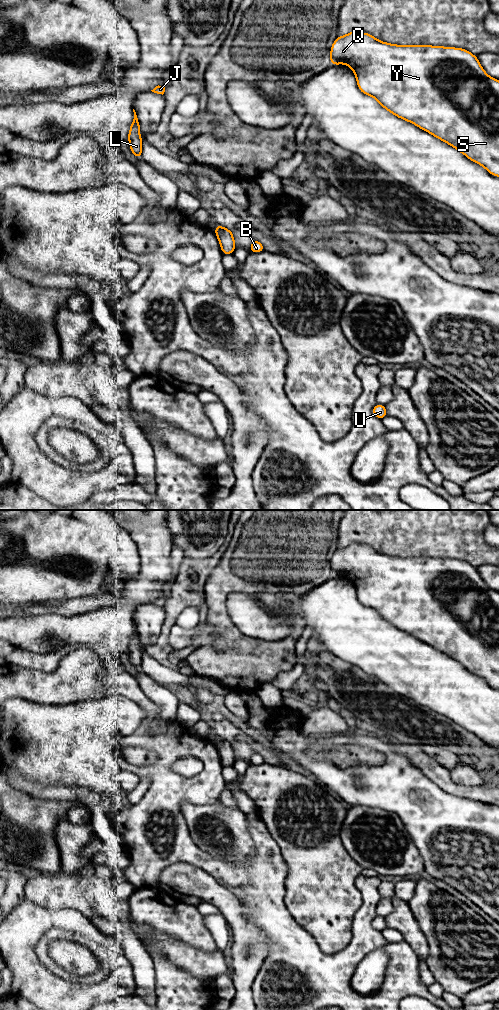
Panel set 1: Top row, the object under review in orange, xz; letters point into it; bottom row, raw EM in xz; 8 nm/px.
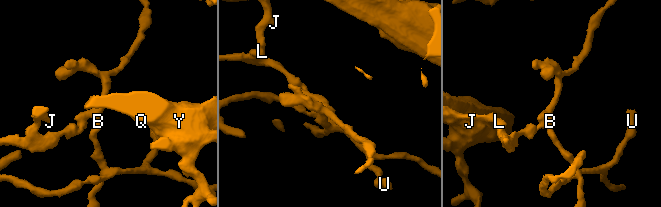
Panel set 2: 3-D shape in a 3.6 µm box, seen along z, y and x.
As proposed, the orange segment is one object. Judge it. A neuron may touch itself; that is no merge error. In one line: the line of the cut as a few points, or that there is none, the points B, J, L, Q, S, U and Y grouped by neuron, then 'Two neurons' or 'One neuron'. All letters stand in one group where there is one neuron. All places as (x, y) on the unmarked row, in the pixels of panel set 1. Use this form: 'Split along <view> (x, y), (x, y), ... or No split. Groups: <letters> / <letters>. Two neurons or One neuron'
Split along xz (225, 740), (215, 744). Groups: B U / J L Q S Y. Two neurons

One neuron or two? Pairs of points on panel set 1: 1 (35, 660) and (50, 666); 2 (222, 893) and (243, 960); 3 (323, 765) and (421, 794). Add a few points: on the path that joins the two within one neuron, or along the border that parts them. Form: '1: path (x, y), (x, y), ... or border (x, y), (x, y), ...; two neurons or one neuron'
1: path (39, 661), (46, 662); one neuron
2: path (234, 910), (243, 930), (243, 943); one neuron
3: path (347, 784), (397, 786); one neuron

